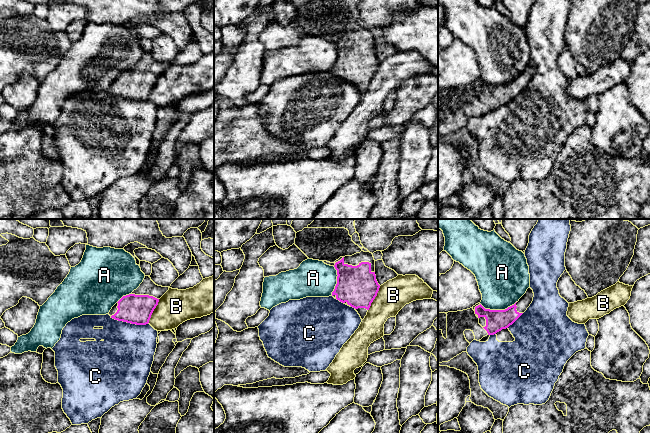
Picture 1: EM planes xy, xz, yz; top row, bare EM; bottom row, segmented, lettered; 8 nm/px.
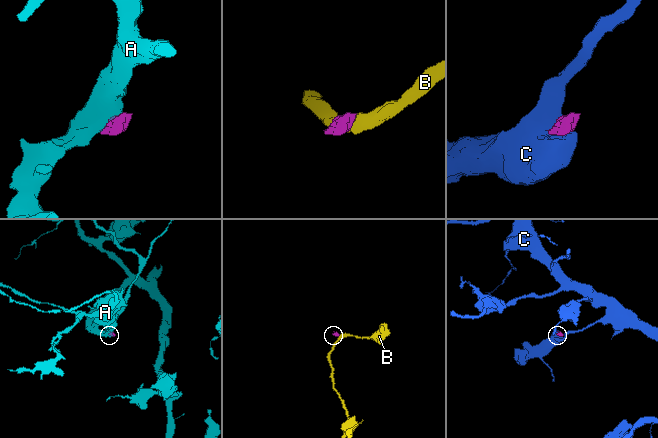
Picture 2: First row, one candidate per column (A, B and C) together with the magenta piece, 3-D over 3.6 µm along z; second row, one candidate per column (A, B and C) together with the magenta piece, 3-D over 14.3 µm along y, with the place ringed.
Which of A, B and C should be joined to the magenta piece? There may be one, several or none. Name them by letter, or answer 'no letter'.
no letter

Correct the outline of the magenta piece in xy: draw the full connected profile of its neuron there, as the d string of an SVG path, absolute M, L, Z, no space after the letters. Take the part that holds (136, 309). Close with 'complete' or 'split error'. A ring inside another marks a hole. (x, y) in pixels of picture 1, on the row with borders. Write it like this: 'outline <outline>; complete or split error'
outline M145 276L140 286L131 294L123 296L108 313L111 318L136 325L149 323L159 299L169 287L156 285L149 276Z; split error

